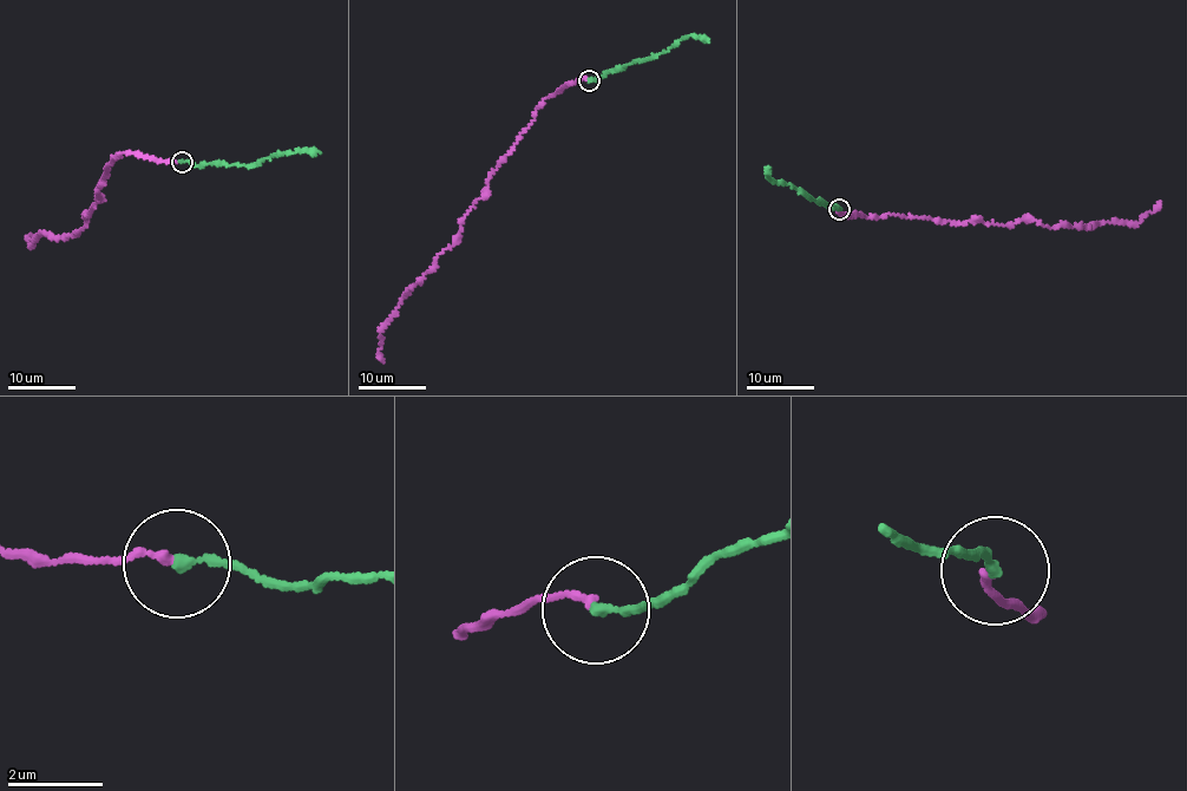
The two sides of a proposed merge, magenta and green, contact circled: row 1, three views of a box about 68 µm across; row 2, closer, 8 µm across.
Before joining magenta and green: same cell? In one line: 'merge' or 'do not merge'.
merge

